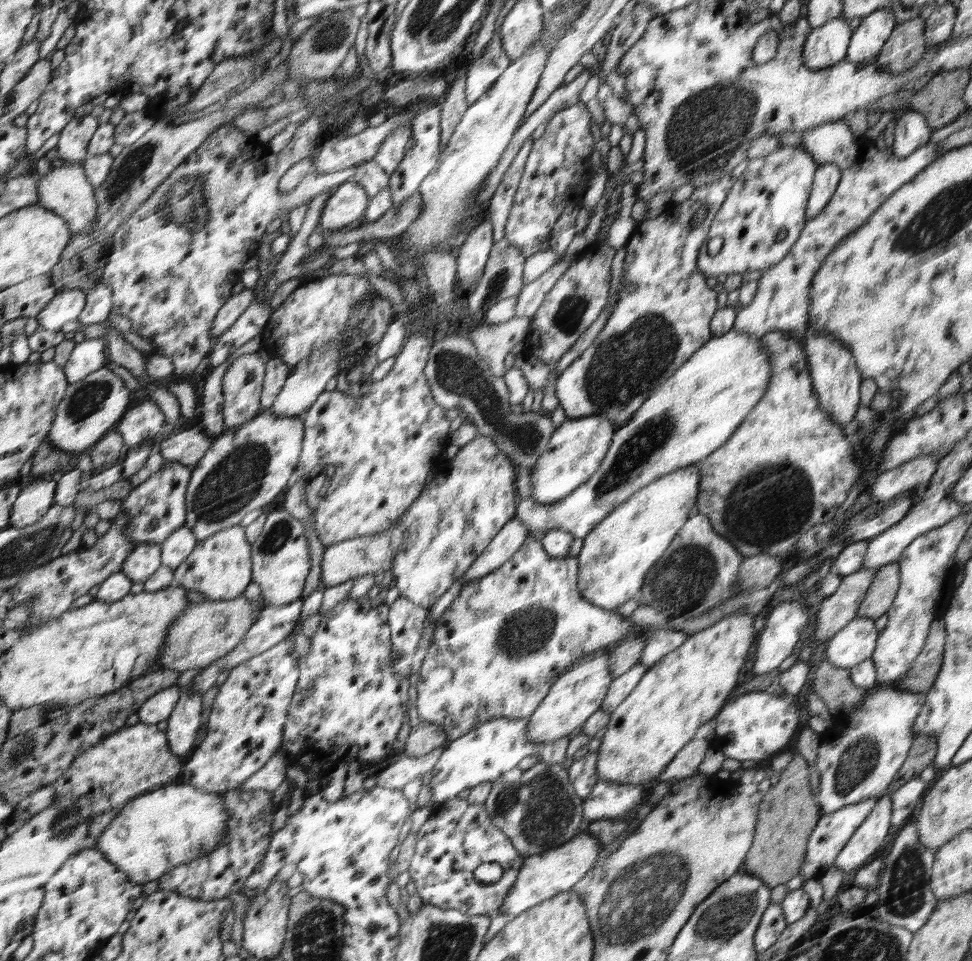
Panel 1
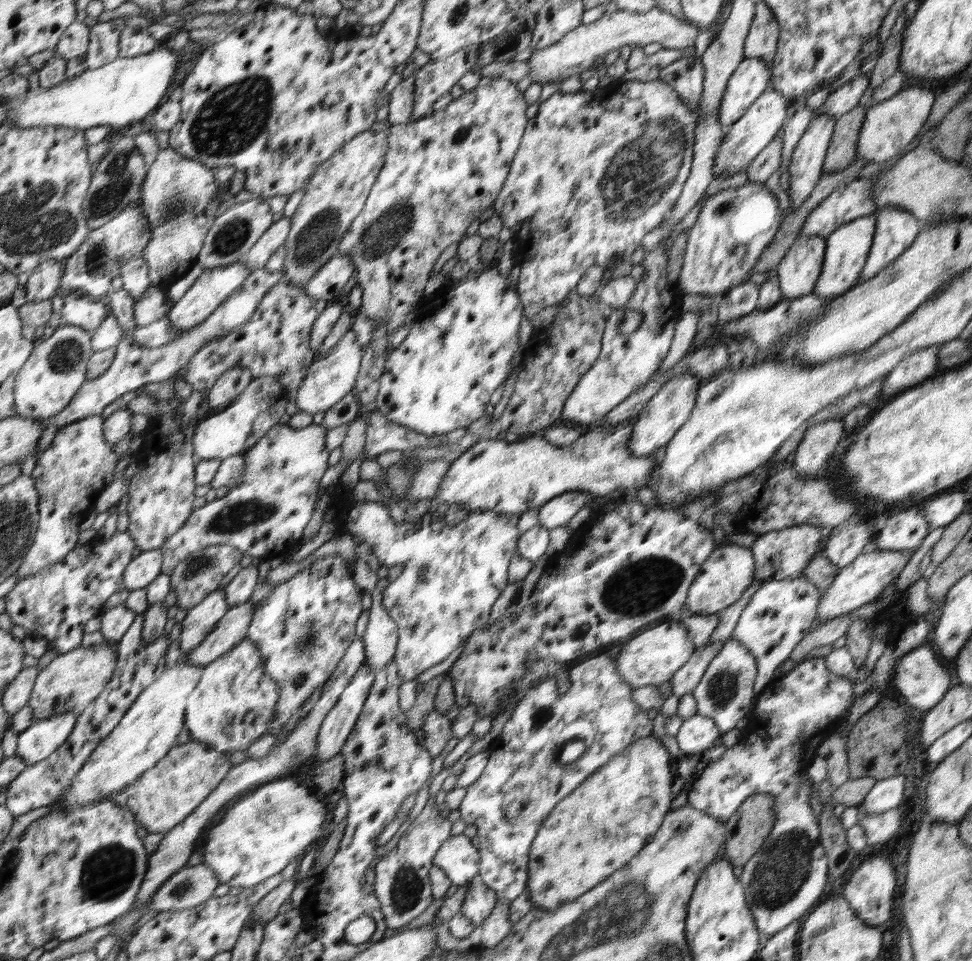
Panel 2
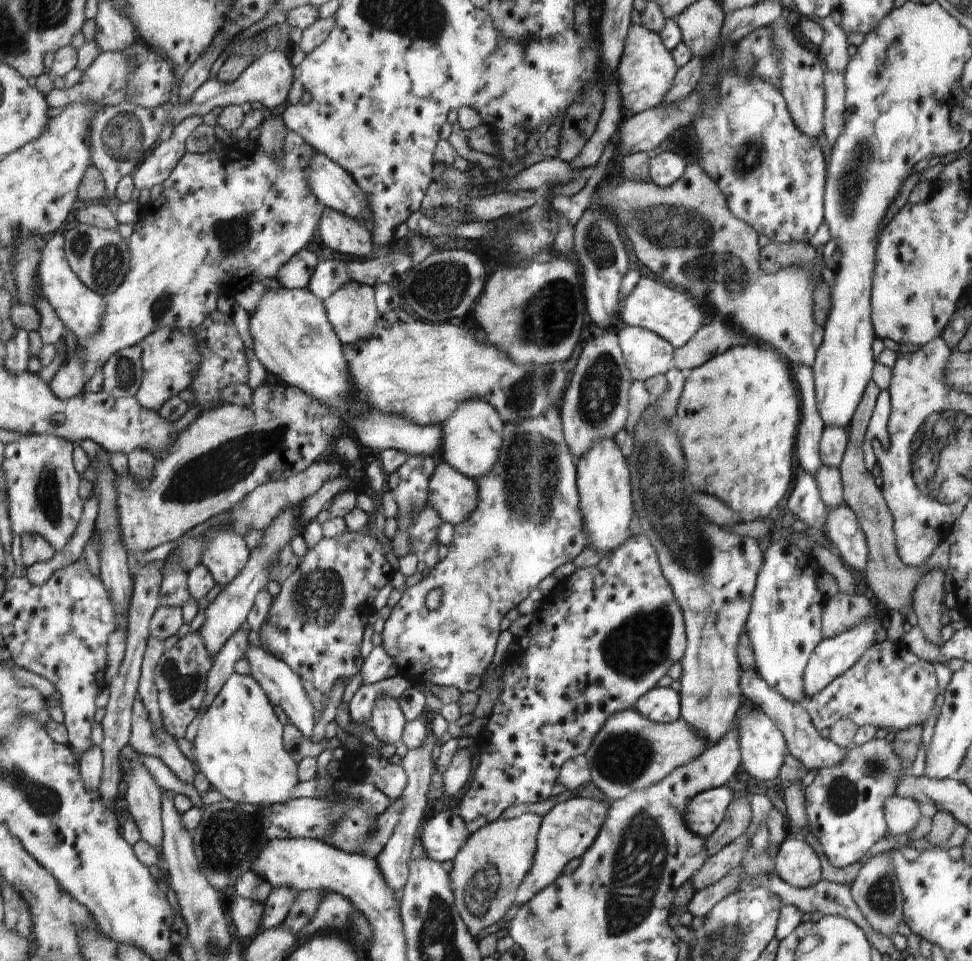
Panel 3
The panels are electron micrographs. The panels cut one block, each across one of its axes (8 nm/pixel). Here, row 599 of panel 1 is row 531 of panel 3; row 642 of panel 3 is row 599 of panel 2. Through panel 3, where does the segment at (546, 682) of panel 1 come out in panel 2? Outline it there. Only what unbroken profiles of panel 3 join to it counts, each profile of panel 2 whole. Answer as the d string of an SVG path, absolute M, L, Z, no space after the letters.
M354 501L348 509L343 509L339 520L345 524L346 532L355 534L360 542L368 544L382 565L396 566L403 563L400 576L382 589L382 604L388 616L396 623L399 634L394 664L399 670L400 680L414 680L422 672L446 661L466 638L470 638L470 634L474 634L488 620L490 608L500 596L498 586L506 586L506 570L512 556L516 554L516 542L521 538L520 532L516 530L520 515L471 511L460 523L448 525L443 519L437 519L433 512L428 512L421 516L420 522L405 537L396 540L398 524L382 503Z

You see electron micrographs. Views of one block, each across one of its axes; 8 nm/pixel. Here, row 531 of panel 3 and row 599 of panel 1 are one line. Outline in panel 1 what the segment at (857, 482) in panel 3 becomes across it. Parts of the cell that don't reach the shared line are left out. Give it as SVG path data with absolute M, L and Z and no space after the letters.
M898 563L881 565L876 571L864 599L858 607L858 618L868 617L876 620L892 606L900 584L900 570Z

